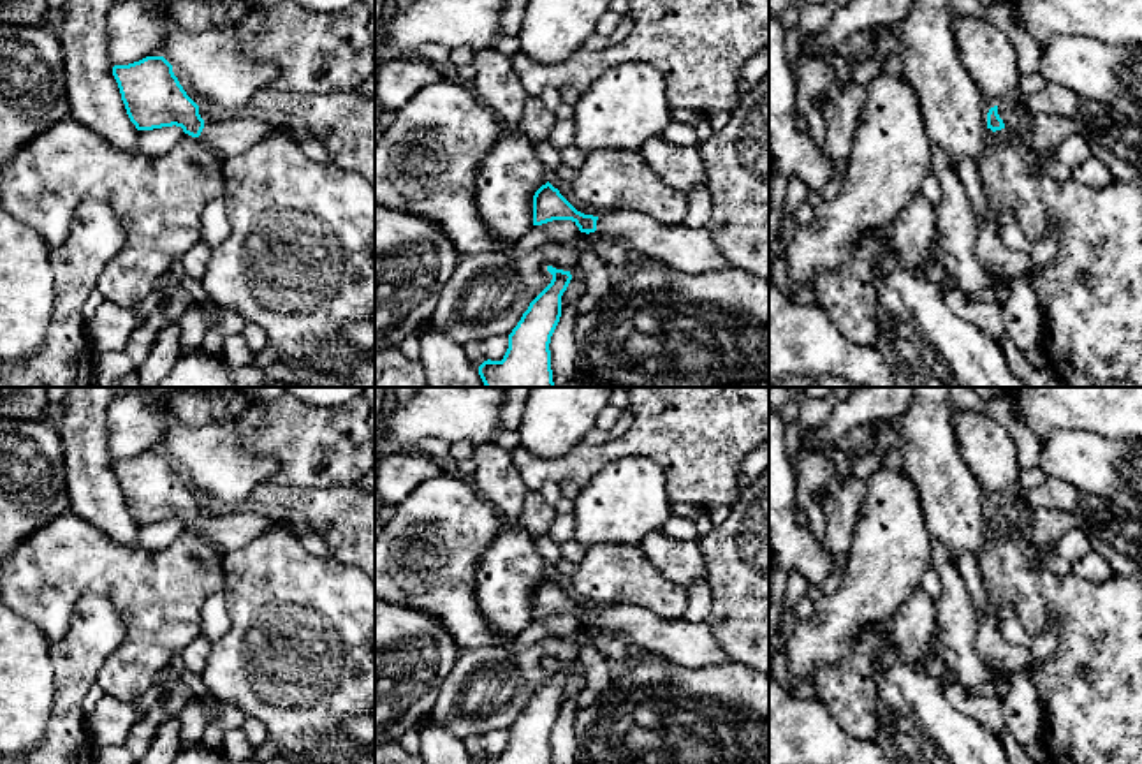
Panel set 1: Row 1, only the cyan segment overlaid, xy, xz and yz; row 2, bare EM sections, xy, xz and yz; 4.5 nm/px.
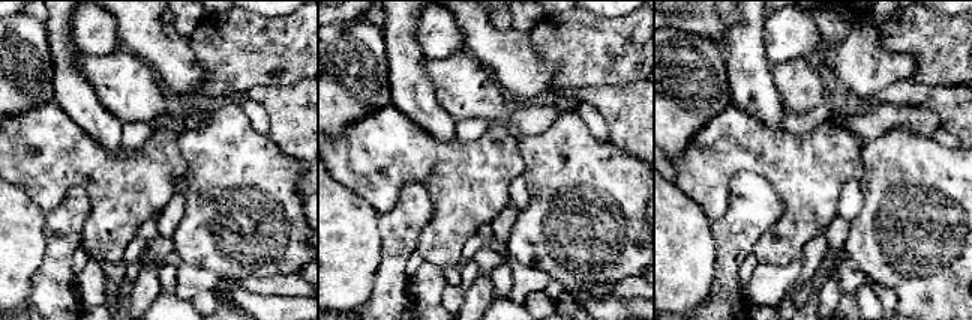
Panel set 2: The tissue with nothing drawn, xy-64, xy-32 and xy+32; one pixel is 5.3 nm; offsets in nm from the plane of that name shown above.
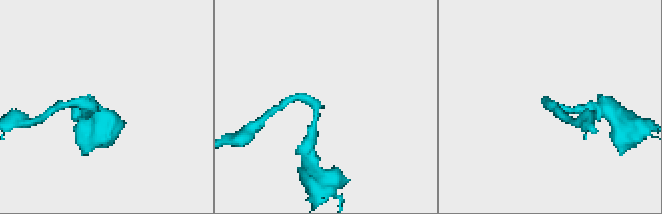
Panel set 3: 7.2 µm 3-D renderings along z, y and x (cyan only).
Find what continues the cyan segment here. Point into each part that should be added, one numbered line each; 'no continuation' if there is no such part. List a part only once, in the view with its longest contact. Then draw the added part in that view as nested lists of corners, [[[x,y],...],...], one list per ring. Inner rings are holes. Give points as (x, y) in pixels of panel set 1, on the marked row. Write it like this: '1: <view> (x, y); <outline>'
1: xz (685, 249); [[[635,209],[602,211],[595,232],[612,236],[641,257],[677,271],[711,273],[728,266],[706,229],[667,227]]]

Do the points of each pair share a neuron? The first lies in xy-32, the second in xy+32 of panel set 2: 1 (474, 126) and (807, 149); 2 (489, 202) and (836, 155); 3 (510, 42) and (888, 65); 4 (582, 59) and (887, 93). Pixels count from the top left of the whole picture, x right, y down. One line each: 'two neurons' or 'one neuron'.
1: two neurons
2: one neuron
3: one neuron
4: two neurons

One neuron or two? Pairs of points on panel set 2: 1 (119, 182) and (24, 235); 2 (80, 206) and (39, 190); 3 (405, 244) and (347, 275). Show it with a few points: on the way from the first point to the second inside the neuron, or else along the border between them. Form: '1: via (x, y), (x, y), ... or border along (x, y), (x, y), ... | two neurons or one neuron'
1: border along (17, 188), (47, 211) | two neurons
2: border along (92, 200), (83, 188), (72, 187), (47, 212) | two neurons
3: border along (378, 223), (381, 242), (380, 265), (369, 293) | two neurons

